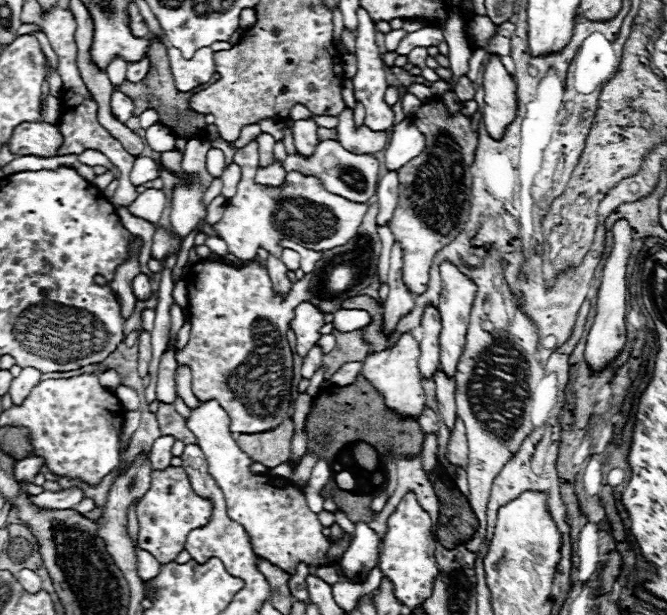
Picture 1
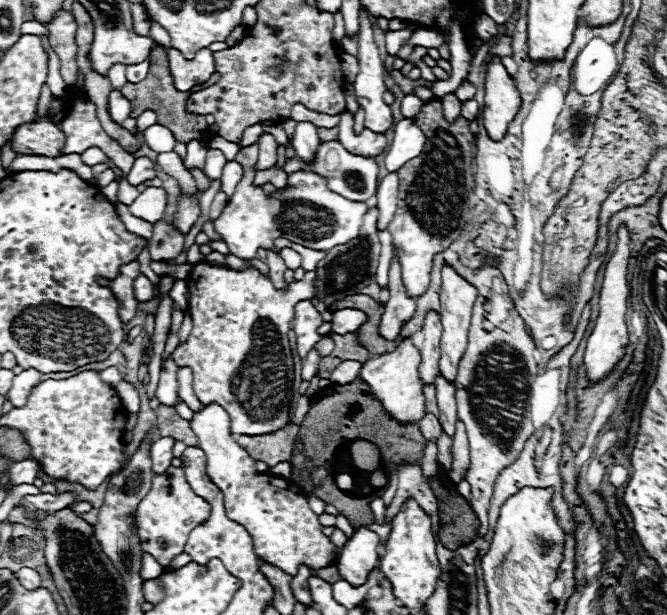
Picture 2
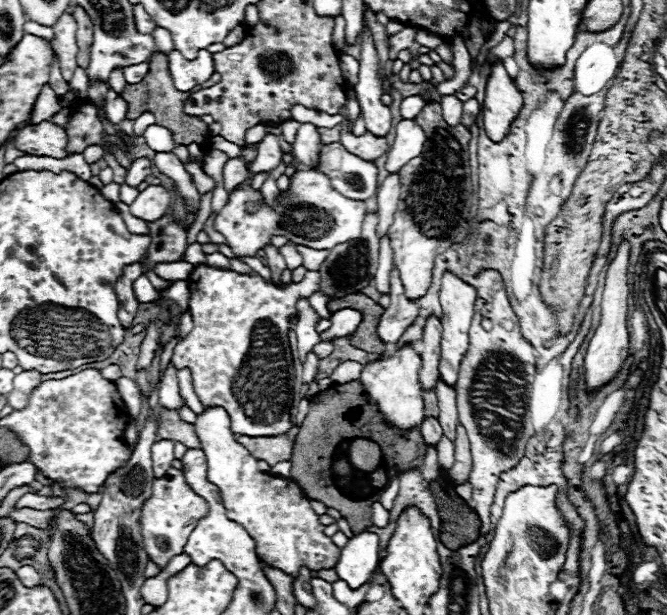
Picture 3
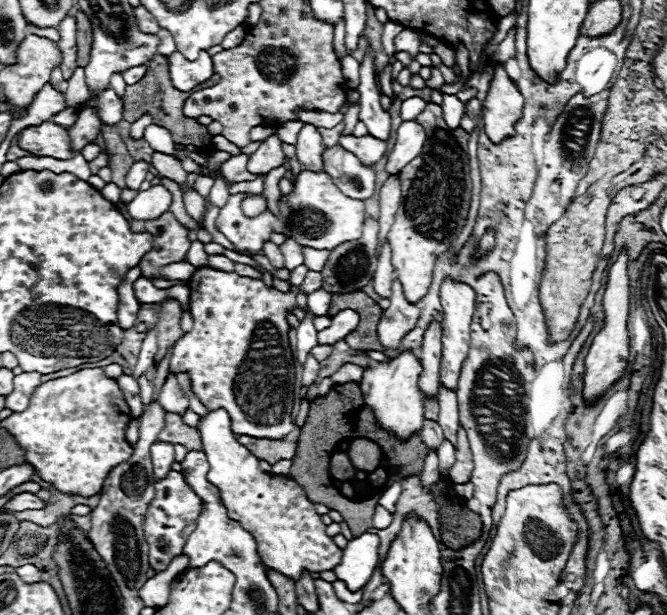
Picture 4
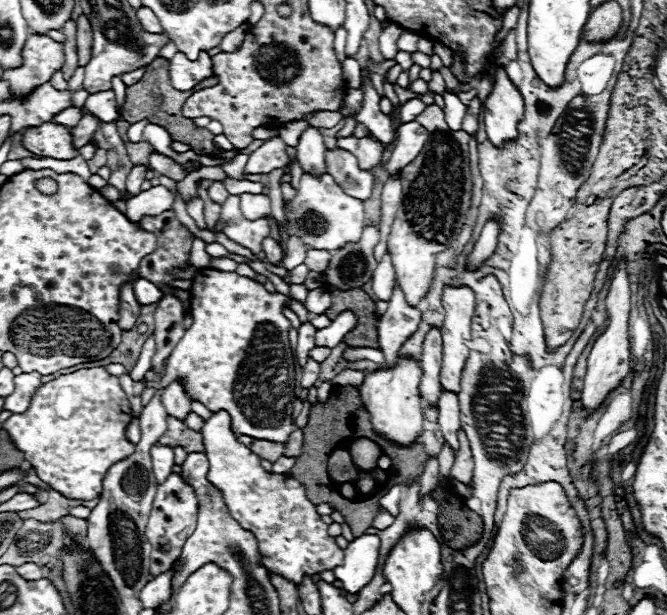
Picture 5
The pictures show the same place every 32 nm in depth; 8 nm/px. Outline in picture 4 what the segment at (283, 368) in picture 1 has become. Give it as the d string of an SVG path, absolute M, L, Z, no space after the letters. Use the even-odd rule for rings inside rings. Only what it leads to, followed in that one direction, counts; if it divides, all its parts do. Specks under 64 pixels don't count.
M208 266L196 268L192 278L188 280L188 310L194 318L194 326L176 342L170 358L170 370L190 374L192 392L208 410L228 410L234 434L246 434L254 438L284 438L294 430L296 424L290 418L294 402L294 356L288 344L290 324L286 320L286 314L296 306L296 288L302 288L304 294L310 294L321 288L322 280L320 272L310 270L300 286L290 286L288 292L280 292L276 288L268 288L258 278L238 276L236 272L224 272Z

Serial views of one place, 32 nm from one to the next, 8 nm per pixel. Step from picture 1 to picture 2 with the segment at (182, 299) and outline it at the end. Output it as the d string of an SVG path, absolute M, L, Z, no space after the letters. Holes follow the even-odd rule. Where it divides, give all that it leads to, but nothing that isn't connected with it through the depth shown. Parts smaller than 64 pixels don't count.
M175 280L175 284L169 294L182 311L188 309L188 286L185 280Z

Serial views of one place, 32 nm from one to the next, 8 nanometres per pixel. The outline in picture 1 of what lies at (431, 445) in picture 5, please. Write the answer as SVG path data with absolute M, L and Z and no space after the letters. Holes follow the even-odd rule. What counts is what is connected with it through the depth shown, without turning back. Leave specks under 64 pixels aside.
M424 406L424 412L418 416L418 424L420 424L424 434L430 434L430 432L438 434L438 416L428 406Z

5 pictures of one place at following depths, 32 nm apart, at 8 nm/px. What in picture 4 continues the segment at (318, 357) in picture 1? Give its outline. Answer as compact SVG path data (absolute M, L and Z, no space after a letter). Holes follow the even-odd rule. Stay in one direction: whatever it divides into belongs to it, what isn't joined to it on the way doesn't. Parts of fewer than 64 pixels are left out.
M310 354L310 356L308 356L308 360L304 362L302 384L304 384L304 386L314 384L314 382L316 382L316 378L318 378L318 372L320 372L320 364L318 364L318 360L316 360L316 358Z

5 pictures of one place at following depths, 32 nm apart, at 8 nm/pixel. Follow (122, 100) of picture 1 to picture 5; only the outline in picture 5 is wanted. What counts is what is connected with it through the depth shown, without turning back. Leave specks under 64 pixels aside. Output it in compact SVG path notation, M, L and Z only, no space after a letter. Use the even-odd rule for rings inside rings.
M112 90L90 94L84 108L90 110L92 114L96 114L102 122L118 122L120 120L118 102L116 102L116 96Z

